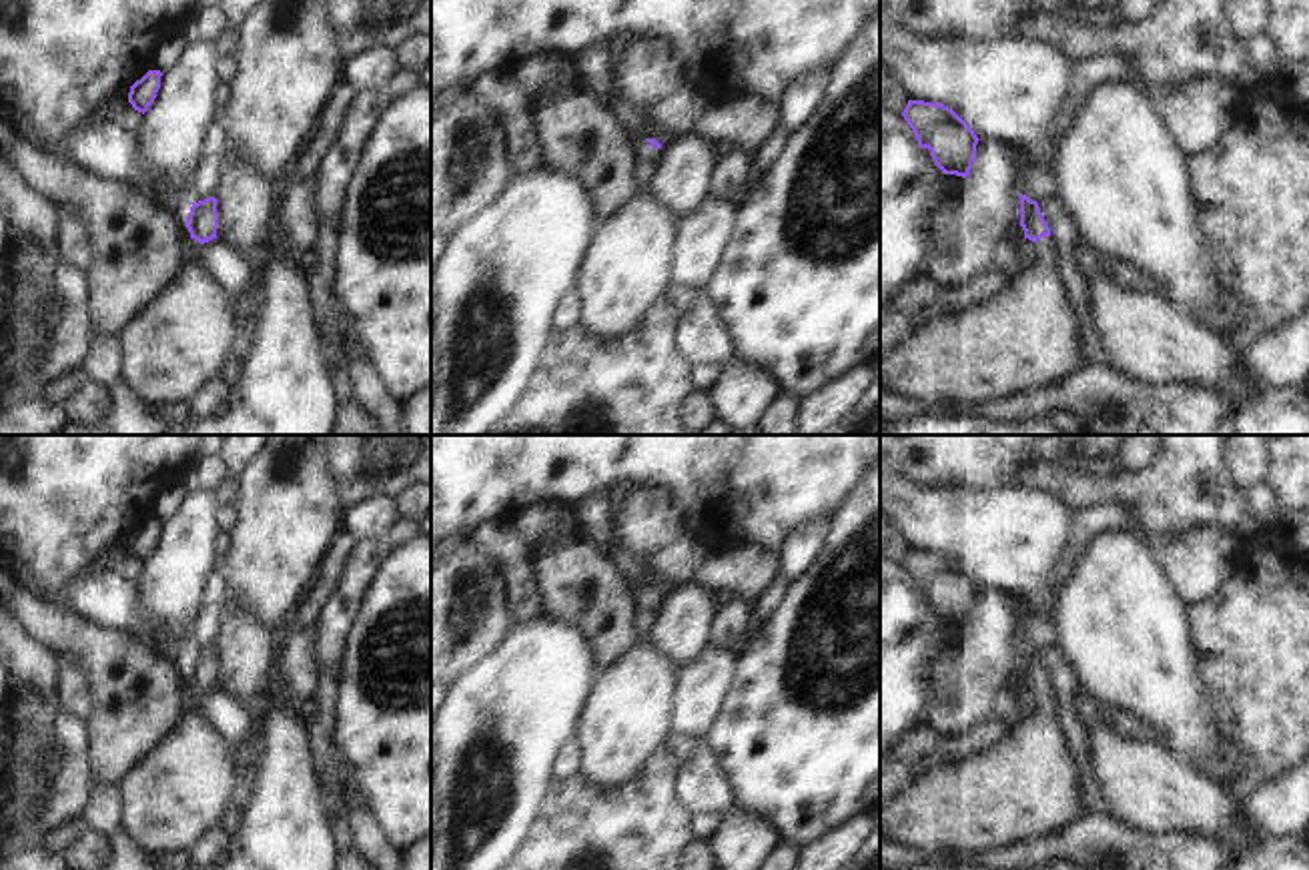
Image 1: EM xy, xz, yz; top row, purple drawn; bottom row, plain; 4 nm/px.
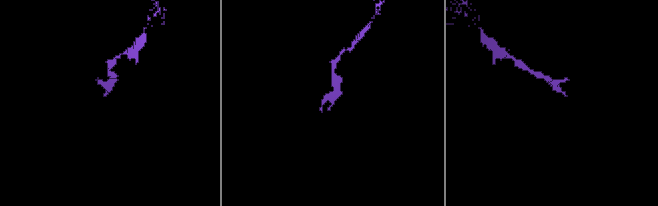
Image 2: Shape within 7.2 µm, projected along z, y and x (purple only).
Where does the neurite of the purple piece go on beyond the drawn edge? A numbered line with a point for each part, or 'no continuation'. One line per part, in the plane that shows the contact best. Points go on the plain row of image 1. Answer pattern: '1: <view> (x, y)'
1: xz (642, 600)

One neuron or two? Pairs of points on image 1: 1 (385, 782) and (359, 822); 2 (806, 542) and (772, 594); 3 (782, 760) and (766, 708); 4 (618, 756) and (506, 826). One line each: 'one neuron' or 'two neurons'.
1: two neurons
2: one neuron
3: one neuron
4: two neurons

